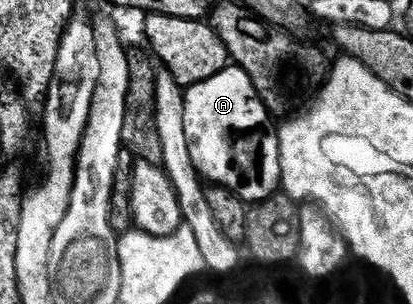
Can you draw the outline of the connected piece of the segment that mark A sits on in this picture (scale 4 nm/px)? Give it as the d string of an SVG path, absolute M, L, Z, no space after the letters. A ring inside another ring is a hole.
M230 65L202 83L184 92L185 135L191 144L192 158L202 176L209 175L213 183L230 187L245 205L262 203L278 194L281 185L281 154L275 142L274 128L269 128L271 114L257 95L250 77L242 67Z

